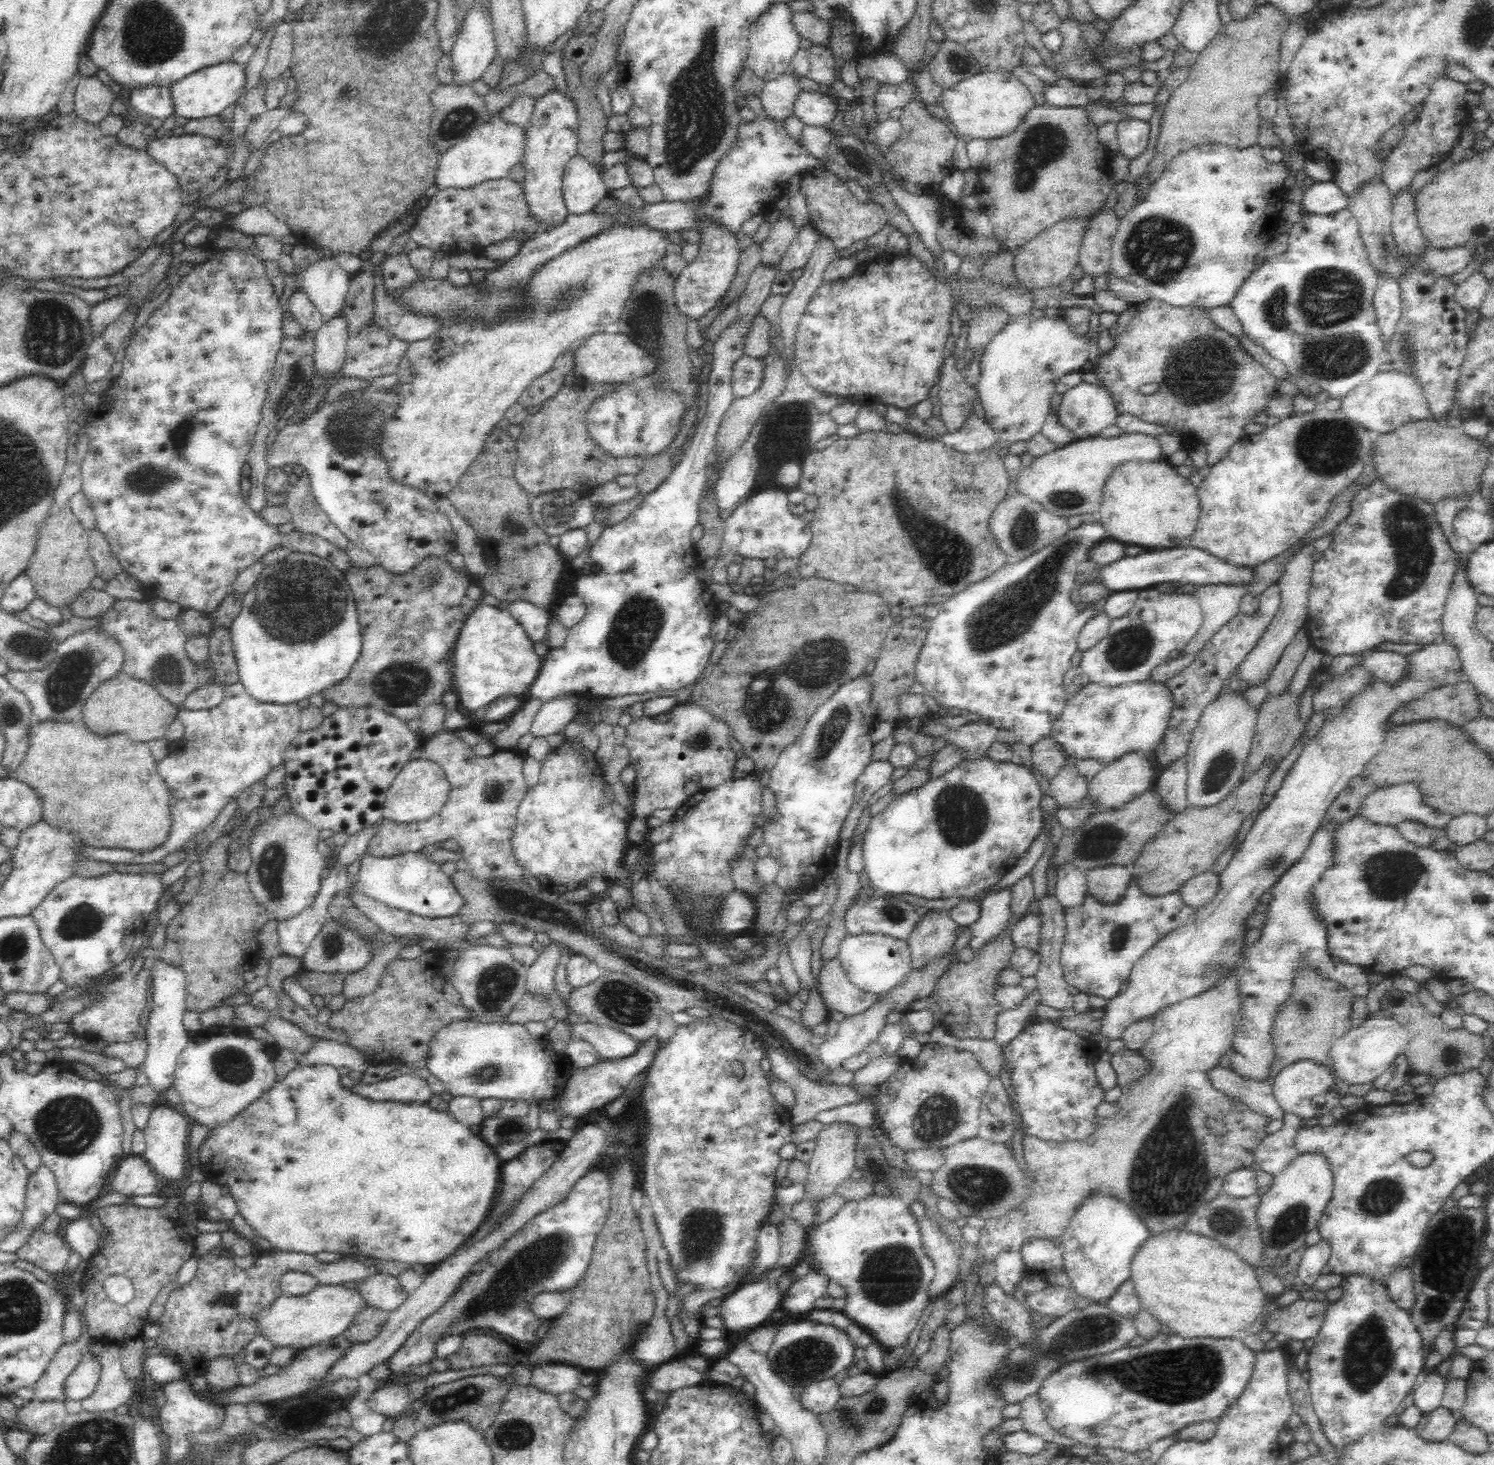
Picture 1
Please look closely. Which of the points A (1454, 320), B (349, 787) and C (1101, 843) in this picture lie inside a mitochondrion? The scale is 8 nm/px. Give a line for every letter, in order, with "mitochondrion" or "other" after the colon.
A: other
B: other
C: mitochondrion

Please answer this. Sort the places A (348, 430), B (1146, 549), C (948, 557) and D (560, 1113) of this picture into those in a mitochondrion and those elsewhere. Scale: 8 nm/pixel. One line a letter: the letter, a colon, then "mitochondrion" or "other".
A: mitochondrion
B: other
C: mitochondrion
D: other

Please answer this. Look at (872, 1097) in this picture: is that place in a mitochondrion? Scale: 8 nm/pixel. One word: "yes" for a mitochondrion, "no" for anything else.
no

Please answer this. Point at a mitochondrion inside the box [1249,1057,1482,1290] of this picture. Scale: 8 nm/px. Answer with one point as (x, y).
(1455, 1236)

